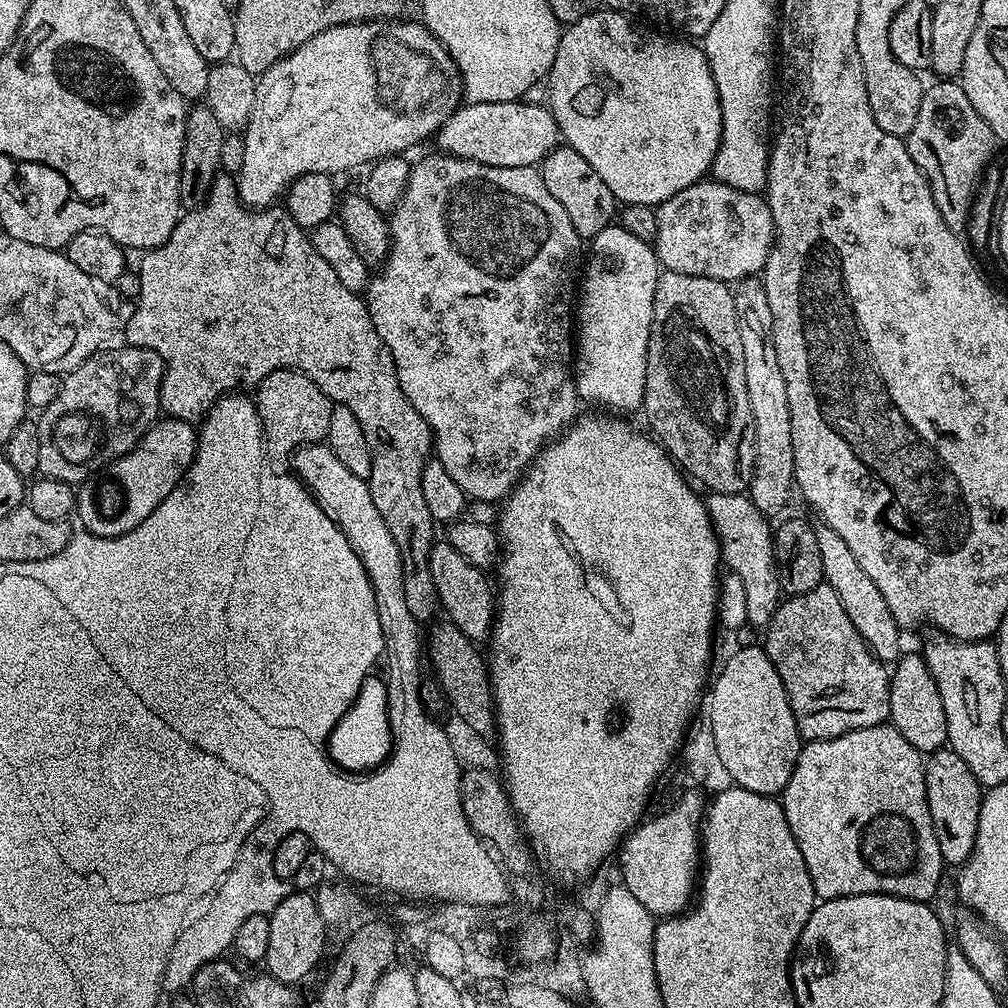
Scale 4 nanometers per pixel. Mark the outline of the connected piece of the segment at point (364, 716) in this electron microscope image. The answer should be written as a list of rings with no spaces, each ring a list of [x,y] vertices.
[[[370,674],[363,680],[354,702],[348,708],[347,716],[328,743],[329,759],[342,770],[364,773],[383,764],[391,755],[392,746],[387,683],[376,674]]]

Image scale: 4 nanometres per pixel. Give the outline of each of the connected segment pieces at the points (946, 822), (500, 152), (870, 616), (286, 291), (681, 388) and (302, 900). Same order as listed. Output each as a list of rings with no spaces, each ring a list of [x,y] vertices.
[[[947,746],[936,752],[927,753],[924,761],[924,781],[926,782],[926,802],[930,806],[930,818],[934,822],[934,834],[938,838],[938,850],[942,850],[945,865],[963,866],[974,850],[982,785],[978,782],[978,778],[974,778],[974,774],[970,774],[970,766],[966,766],[966,762],[958,758],[954,749]]]
[[[523,99],[510,102],[465,103],[457,108],[456,113],[436,132],[434,144],[441,153],[457,156],[463,160],[482,162],[486,166],[503,168],[531,168],[539,165],[557,147],[561,139],[560,128],[556,125],[551,111],[544,104],[525,104]]]
[[[823,524],[817,525],[815,529],[818,538],[818,550],[821,551],[825,583],[828,583],[838,594],[843,609],[850,617],[850,622],[854,624],[859,636],[867,643],[876,659],[884,664],[895,663],[902,654],[902,649],[900,649],[902,630],[897,626],[885,598],[878,591],[878,586],[875,586],[874,582],[867,577],[866,570],[862,569],[854,554],[851,553],[849,546],[834,530]]]
[[[220,174],[215,177],[207,199],[200,204],[198,210],[188,210],[181,215],[170,238],[163,246],[145,251],[141,256],[144,257],[140,260],[140,268],[138,267],[140,294],[134,301],[136,309],[133,310],[132,317],[128,320],[127,343],[133,348],[154,350],[163,360],[164,377],[160,383],[161,409],[169,417],[177,420],[199,421],[220,397],[235,393],[237,390],[255,389],[256,385],[262,382],[262,378],[266,378],[266,374],[279,368],[290,368],[303,372],[327,394],[333,404],[350,406],[354,418],[358,418],[358,422],[362,422],[362,434],[366,434],[366,442],[372,451],[372,473],[367,481],[370,497],[373,498],[373,504],[382,514],[382,519],[386,522],[386,527],[390,530],[394,542],[397,543],[398,552],[401,555],[402,591],[406,593],[406,607],[410,609],[410,614],[414,614],[417,622],[425,622],[424,620],[428,619],[431,621],[433,619],[431,616],[440,608],[440,599],[436,593],[434,578],[430,578],[430,550],[434,543],[434,537],[432,537],[434,521],[430,510],[426,510],[426,501],[422,499],[422,466],[434,452],[432,427],[428,425],[426,418],[422,418],[418,414],[418,410],[414,410],[414,406],[410,406],[406,394],[402,394],[394,358],[390,354],[386,342],[382,342],[382,338],[378,338],[378,330],[368,313],[365,297],[359,292],[351,292],[346,290],[346,286],[342,286],[342,281],[334,275],[334,269],[326,263],[326,258],[322,258],[322,254],[318,254],[318,250],[314,250],[311,235],[301,228],[296,219],[283,207],[269,206],[259,210],[245,208],[236,192],[235,179],[228,174]]]
[[[661,271],[659,278],[656,279],[656,293],[652,307],[652,329],[650,330],[648,353],[646,354],[643,412],[645,418],[648,419],[649,426],[653,428],[651,431],[660,447],[693,481],[701,480],[708,487],[709,493],[747,493],[754,474],[754,418],[750,414],[750,398],[746,394],[746,362],[742,358],[742,338],[738,338],[738,318],[734,310],[734,292],[725,281],[708,277],[695,277],[694,274]]]
[[[292,890],[288,896],[278,902],[278,906],[268,916],[270,922],[270,943],[263,958],[263,963],[268,964],[267,975],[280,980],[283,984],[293,986],[299,985],[299,980],[304,980],[320,964],[320,959],[324,956],[324,929],[326,923],[318,906],[316,897],[311,891]]]

